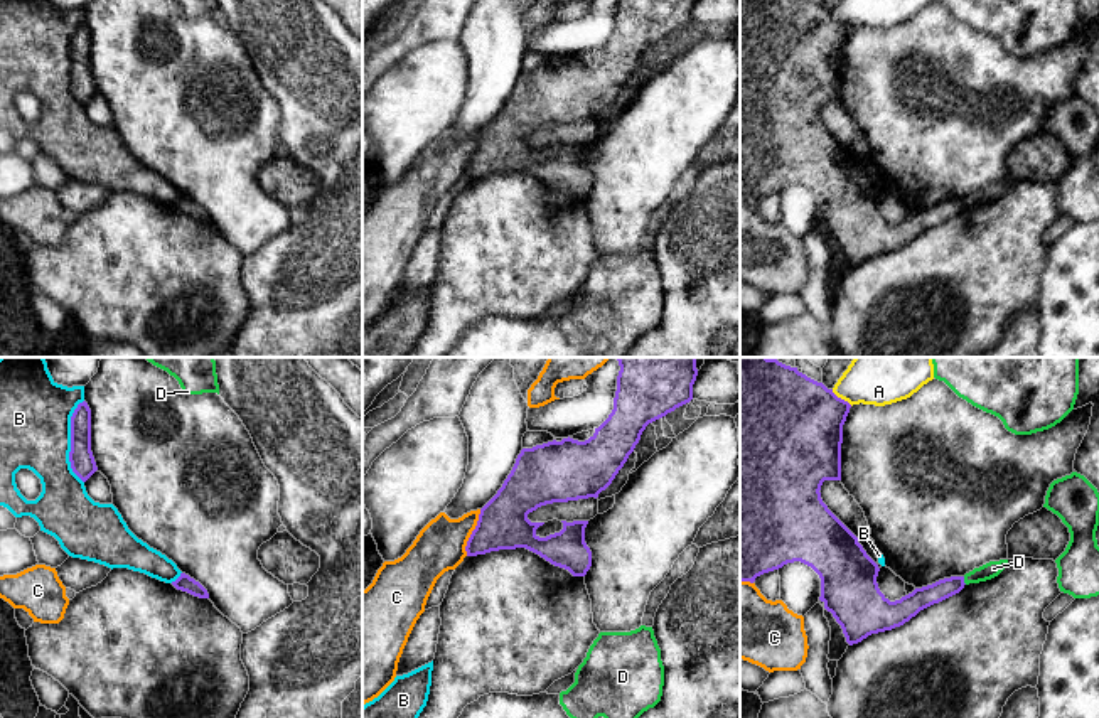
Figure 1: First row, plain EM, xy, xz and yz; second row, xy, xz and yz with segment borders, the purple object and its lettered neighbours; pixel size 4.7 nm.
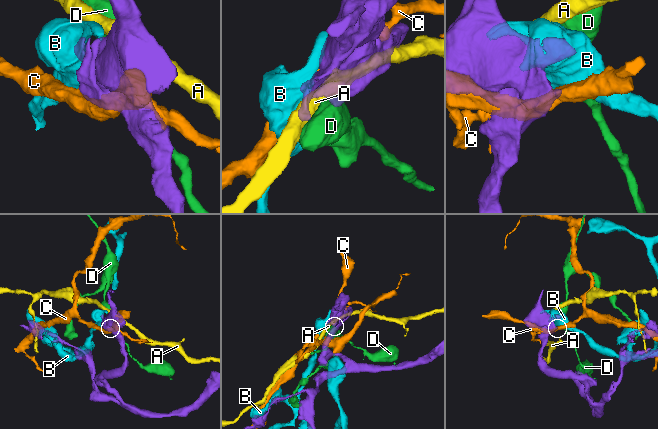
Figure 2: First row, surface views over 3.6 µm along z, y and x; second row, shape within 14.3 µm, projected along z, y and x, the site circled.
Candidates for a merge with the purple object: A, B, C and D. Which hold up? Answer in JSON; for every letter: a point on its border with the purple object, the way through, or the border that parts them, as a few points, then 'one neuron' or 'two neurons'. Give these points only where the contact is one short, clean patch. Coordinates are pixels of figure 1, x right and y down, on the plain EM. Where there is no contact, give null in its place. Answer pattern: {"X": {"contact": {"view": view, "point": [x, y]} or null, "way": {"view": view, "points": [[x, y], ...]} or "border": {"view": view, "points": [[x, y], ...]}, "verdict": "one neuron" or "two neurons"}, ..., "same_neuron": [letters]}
{"A": {"contact": {"view": "yz", "point": [840, 21]}, "border": {"view": "yz", "points": [[831, 12], [852, 27]]}, "verdict": "two neurons"}, "B": {"contact": {"view": "xy", "point": [71, 64]}, "verdict": "two neurons"}, "C": {"contact": {"view": "xz", "point": [472, 155]}, "verdict": "two neurons"}, "D": {"contact": {"view": "yz", "point": [963, 203]}, "border": {"view": "yz", "points": [[963, 199], [966, 206]]}, "verdict": "two neurons"}, "same_neuron": []}

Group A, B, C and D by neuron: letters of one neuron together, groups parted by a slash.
A / B / C / D

